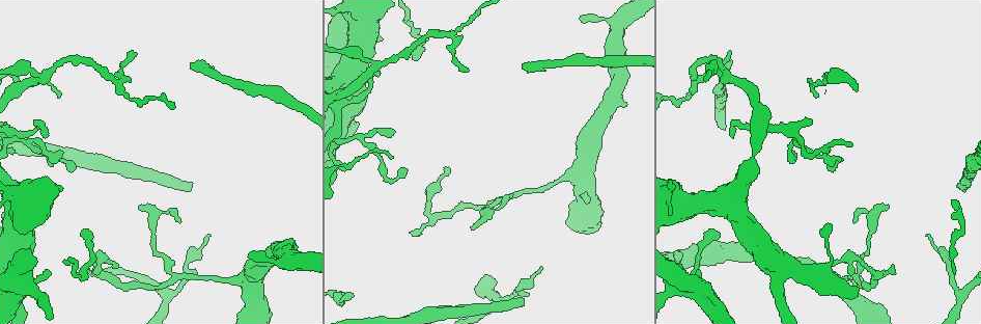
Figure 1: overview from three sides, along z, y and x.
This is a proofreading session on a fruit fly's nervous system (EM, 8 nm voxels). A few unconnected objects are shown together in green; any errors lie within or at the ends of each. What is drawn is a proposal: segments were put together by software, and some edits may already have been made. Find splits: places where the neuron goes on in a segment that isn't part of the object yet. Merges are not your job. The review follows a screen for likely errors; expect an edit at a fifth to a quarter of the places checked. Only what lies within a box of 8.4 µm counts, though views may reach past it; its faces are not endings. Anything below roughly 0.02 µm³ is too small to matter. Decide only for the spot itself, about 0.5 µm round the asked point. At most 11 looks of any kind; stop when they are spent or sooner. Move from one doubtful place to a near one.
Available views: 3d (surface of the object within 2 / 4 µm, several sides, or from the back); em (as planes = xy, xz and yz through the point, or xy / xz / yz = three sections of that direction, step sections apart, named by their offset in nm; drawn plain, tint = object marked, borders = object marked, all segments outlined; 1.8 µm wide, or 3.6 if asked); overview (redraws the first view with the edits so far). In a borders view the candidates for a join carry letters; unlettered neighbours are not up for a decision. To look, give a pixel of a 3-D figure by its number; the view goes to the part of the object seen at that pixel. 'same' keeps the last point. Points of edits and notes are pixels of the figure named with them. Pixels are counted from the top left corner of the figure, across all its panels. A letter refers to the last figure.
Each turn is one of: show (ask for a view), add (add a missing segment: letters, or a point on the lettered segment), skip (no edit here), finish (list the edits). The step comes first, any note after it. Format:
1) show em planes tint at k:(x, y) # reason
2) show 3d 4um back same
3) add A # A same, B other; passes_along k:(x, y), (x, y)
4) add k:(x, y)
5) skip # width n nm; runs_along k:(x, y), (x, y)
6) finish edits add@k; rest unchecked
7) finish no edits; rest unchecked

show em xy step 4 tint at 1:(377, 38)

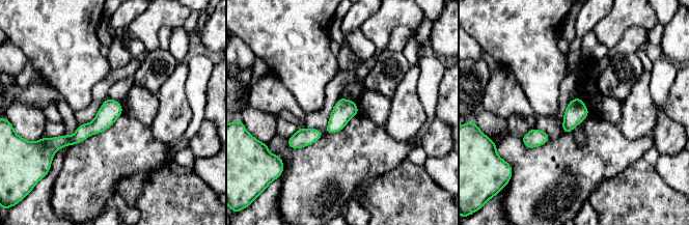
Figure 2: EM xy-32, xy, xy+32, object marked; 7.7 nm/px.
show em yz step 4 borders same

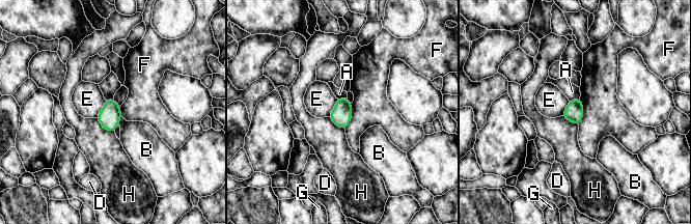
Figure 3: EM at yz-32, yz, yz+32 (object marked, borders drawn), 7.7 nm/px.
skip # width 140 nm; A other, B other, D other, E other, F other, G other, H other; border 3:(95, 118), (105, 129), (114, 132); none of them fits

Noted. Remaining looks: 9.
show 3d 2um at 1:(425, 194)

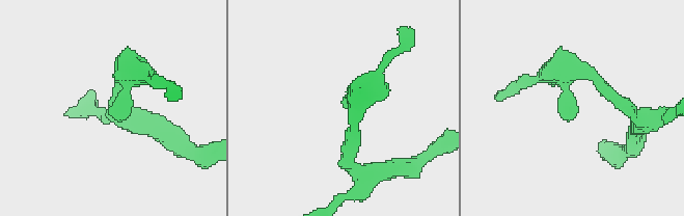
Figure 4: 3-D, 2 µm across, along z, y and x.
show em planes tint at 4:(575, 112) # shape alone is not enough

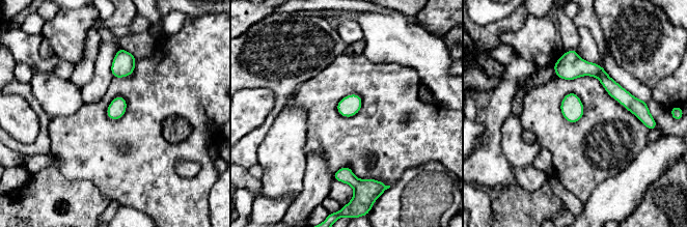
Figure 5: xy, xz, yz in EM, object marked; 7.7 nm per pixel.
show em planes borders same

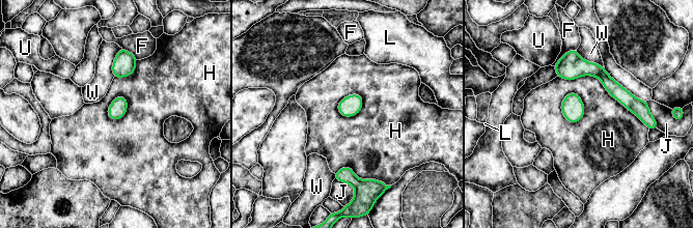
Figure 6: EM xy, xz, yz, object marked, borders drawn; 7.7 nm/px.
skip # F other, H other, J other, L other, U other, W other; border 6:(557, 76), (597, 77), (648, 130); none of them fits

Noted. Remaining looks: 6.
show 3d 2um at 1:(521, 304)

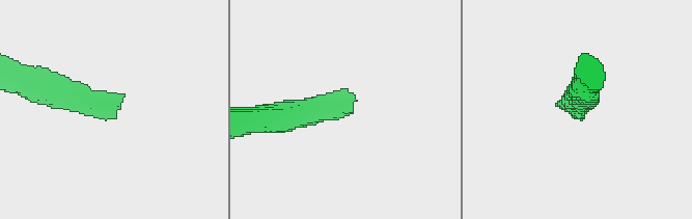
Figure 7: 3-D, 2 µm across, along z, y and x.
show em planes borders at 7:(582, 117) # need the tissue

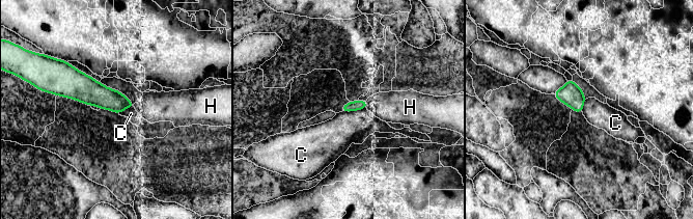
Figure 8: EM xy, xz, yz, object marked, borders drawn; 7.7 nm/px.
add H # longest_contact C 200 nm; C other, H same; the neuron continues

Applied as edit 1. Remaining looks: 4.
show overview

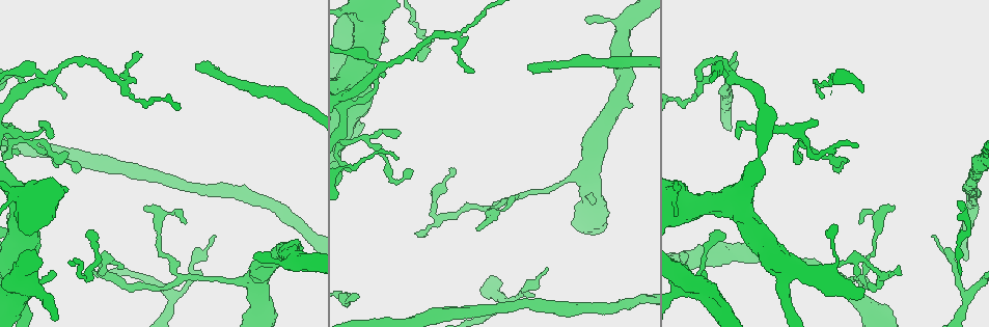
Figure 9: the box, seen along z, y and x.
show 3d 4um at 9:(76, 166) # thin end

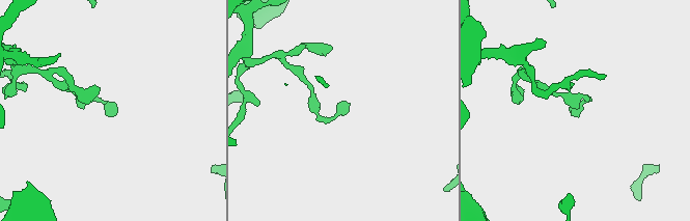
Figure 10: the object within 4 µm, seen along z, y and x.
show em planes borders at 10:(112, 110) # need the tissue

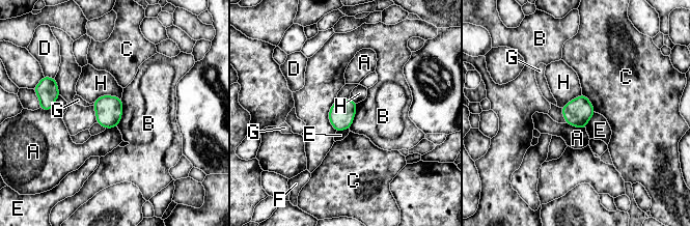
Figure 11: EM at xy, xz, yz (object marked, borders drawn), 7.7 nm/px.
skip # width 200 nm; A other, B other, C other, D other, E other, F other, G other, H other; border 11:(335, 101), (328, 119), (336, 131); no lettered segment goes on from it

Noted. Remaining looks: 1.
finish edits add@8; rest unchecked

